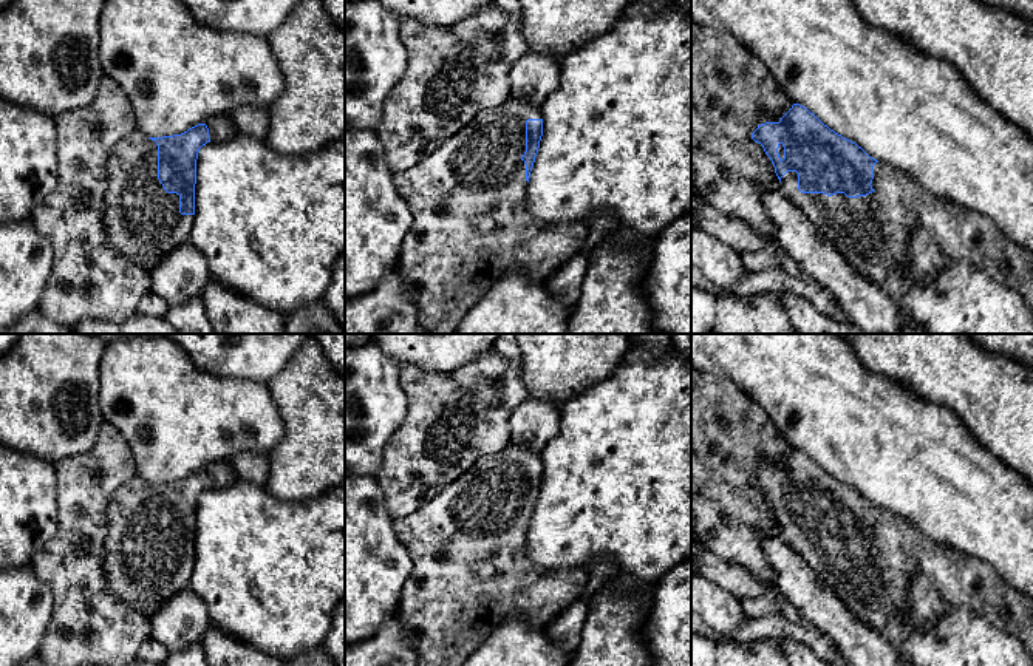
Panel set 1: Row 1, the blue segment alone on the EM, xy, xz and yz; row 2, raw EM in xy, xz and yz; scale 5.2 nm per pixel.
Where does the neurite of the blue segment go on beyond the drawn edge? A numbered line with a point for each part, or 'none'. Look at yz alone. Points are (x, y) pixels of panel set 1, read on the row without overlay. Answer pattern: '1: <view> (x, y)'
1: yz (872, 578)

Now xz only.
1: xz (470, 574)

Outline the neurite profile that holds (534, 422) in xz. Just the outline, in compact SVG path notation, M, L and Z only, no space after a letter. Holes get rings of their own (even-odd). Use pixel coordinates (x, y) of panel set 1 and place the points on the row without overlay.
M527 397L509 419L510 443L527 445L537 453L558 433L560 406L546 399Z

